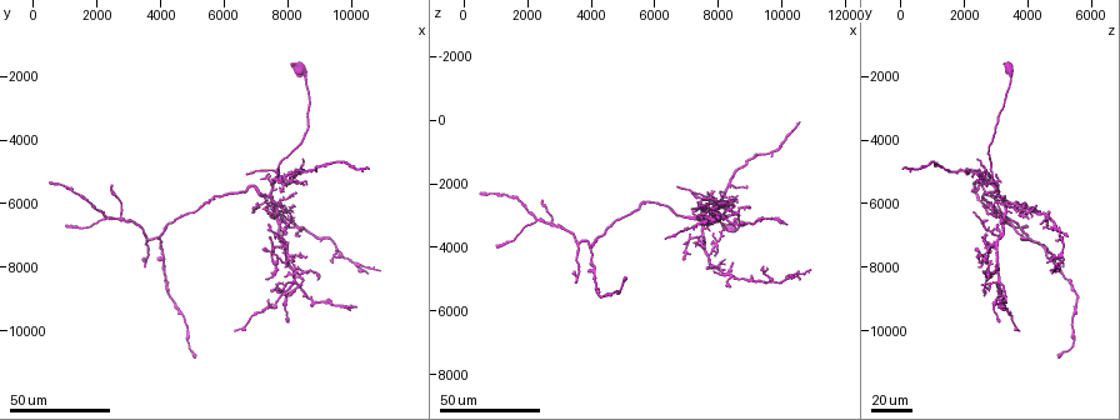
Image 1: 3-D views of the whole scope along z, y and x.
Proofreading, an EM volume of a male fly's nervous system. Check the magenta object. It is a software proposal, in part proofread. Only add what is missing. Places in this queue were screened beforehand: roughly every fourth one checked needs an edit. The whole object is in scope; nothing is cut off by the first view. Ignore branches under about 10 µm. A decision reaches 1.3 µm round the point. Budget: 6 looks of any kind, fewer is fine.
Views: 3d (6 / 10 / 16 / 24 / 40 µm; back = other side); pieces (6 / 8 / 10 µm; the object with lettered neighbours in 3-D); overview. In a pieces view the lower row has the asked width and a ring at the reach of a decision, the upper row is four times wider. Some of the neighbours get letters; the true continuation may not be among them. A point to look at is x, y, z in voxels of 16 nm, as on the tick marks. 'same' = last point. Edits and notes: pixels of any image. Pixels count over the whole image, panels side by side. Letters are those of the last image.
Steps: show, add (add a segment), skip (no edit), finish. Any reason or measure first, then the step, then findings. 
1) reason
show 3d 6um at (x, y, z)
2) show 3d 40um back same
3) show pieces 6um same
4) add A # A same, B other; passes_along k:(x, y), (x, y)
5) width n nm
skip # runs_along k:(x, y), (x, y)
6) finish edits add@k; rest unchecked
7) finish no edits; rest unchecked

free end
show 3d 24um at (10500, 4900, 100)

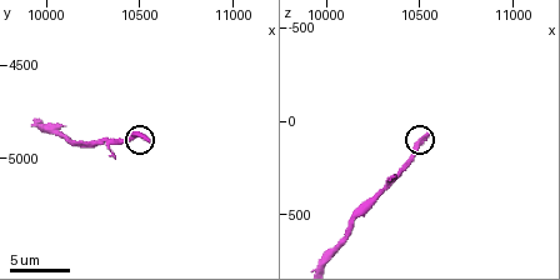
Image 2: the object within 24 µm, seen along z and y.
what lies round it
show pieces 8um at (10540, 4900, 80)

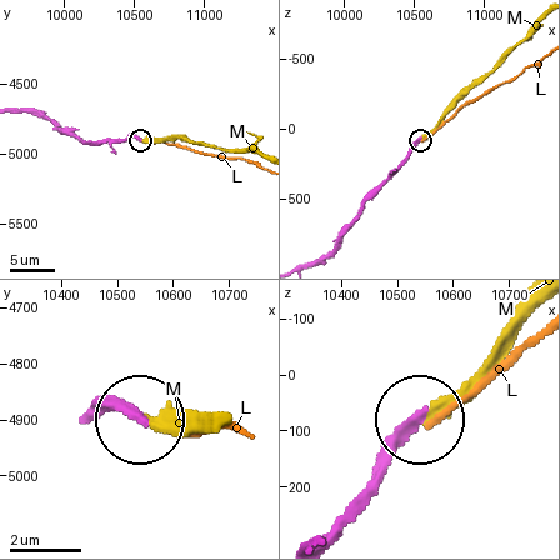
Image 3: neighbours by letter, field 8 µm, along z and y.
add M # L other, M same; passes_along 3:(400, 163), (538, 24); the neuron continues

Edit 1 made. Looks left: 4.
show overview

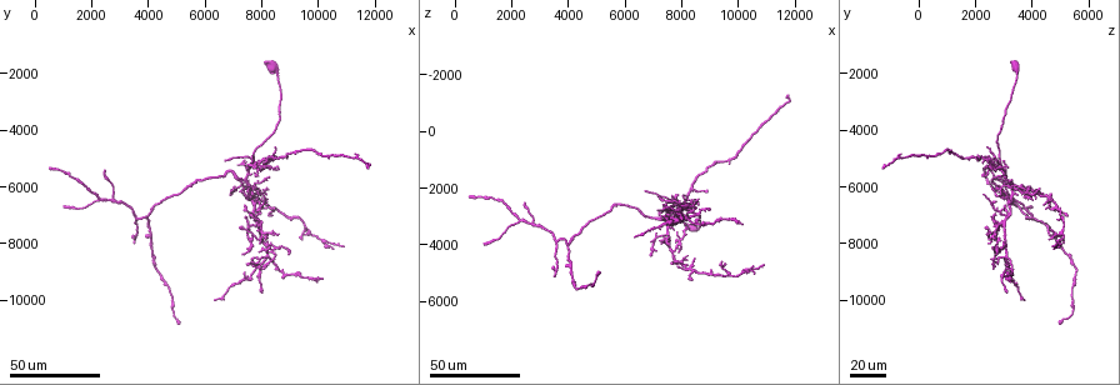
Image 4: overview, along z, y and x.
long arm stops here
show 3d 40um at (7300, 6000, 2600)

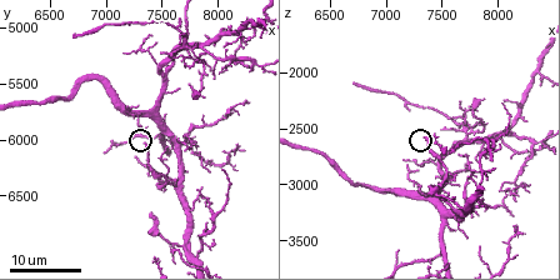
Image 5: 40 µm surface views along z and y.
show pieces 8um at (7340, 6040, 2580)

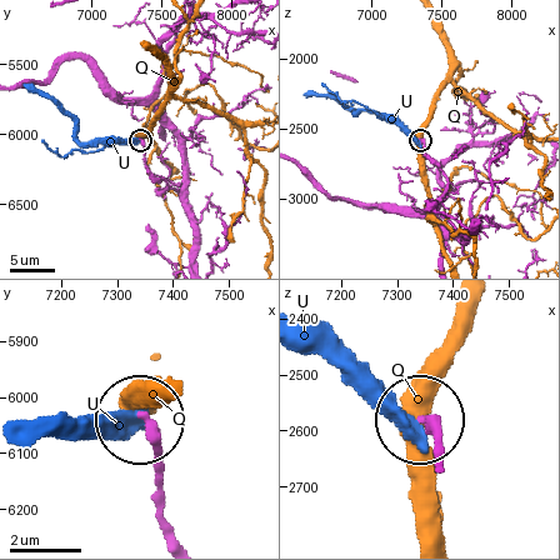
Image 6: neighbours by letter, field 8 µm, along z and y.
width 320 nm
skip # Q other, U other; runs_along 6:(173, 530), (158, 504), (158, 459), (143, 416); no lettered segment goes on from it

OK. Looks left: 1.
finish edits add@3; rest unchecked

